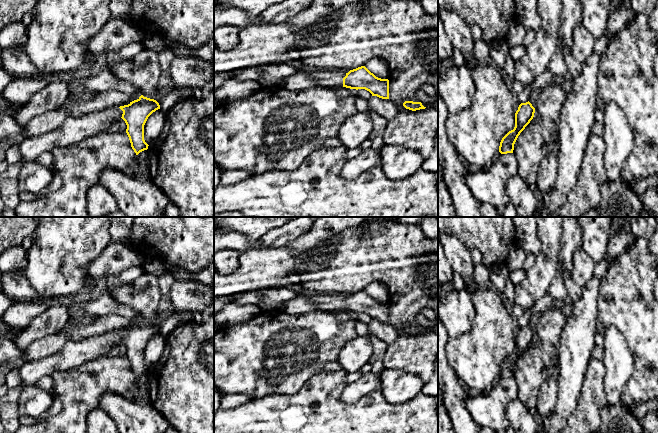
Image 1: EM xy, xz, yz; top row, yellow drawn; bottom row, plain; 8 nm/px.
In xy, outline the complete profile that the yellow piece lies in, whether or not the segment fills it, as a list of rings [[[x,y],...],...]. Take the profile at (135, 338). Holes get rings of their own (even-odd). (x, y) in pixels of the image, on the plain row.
[[[141,319],[128,329],[82,341],[68,341],[55,354],[24,363],[19,368],[22,383],[0,397],[0,420],[5,431],[15,433],[20,427],[18,399],[24,388],[35,385],[46,375],[75,369],[86,362],[105,357],[120,342],[127,349],[126,357],[136,379],[147,374],[149,369],[144,364],[144,349],[148,341],[158,333],[160,329],[156,324]]]

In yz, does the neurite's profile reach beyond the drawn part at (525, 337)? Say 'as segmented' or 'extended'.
as segmented

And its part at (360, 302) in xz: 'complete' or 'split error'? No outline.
split error

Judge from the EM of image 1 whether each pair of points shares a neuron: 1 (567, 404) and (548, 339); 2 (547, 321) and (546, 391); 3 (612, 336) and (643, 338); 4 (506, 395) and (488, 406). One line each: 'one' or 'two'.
1: two
2: two
3: two
4: one

